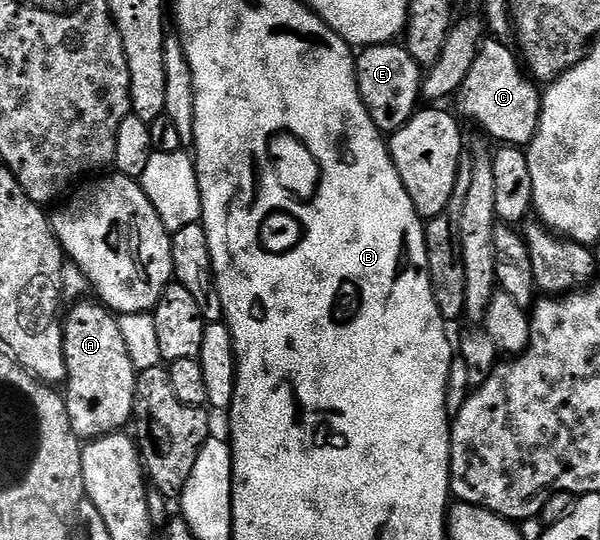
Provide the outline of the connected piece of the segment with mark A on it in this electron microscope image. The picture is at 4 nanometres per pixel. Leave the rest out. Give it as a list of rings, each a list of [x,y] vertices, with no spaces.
[[[77,301],[65,316],[62,338],[66,409],[72,430],[83,442],[121,433],[126,428],[125,424],[133,421],[137,375],[115,313],[99,301],[88,301]]]

